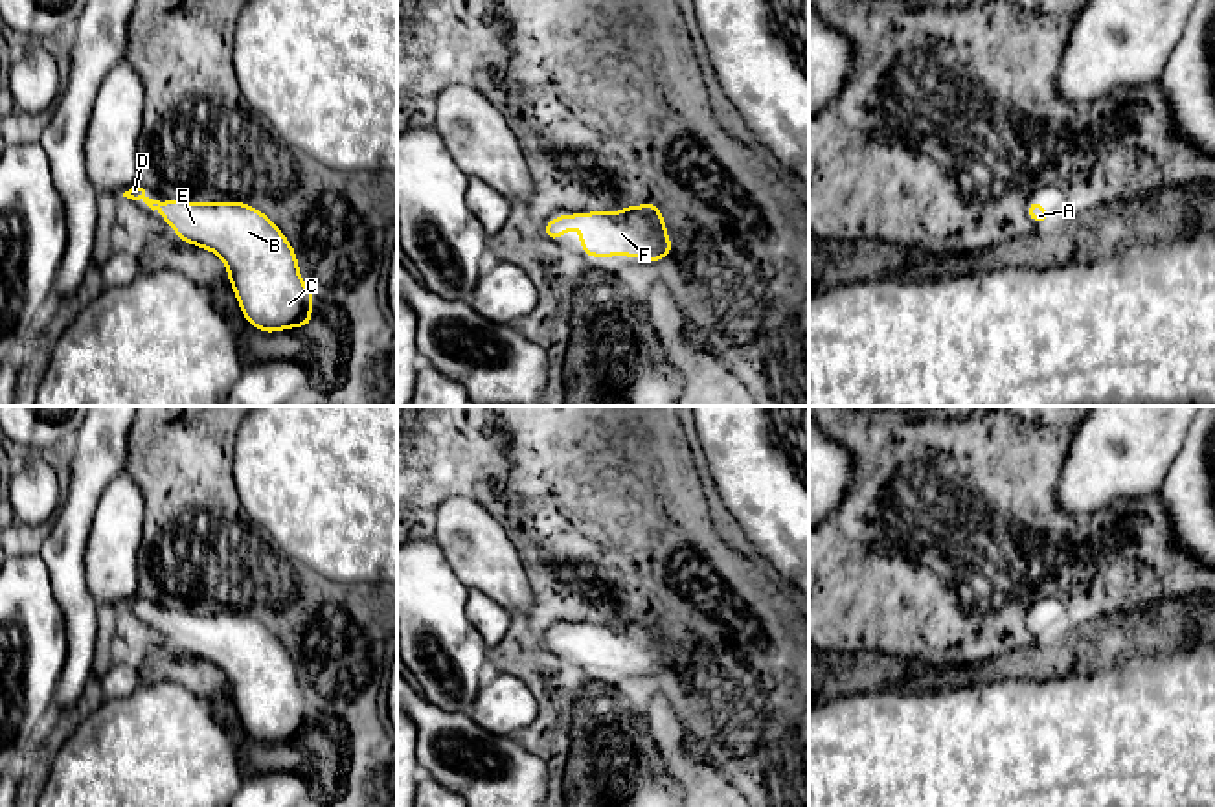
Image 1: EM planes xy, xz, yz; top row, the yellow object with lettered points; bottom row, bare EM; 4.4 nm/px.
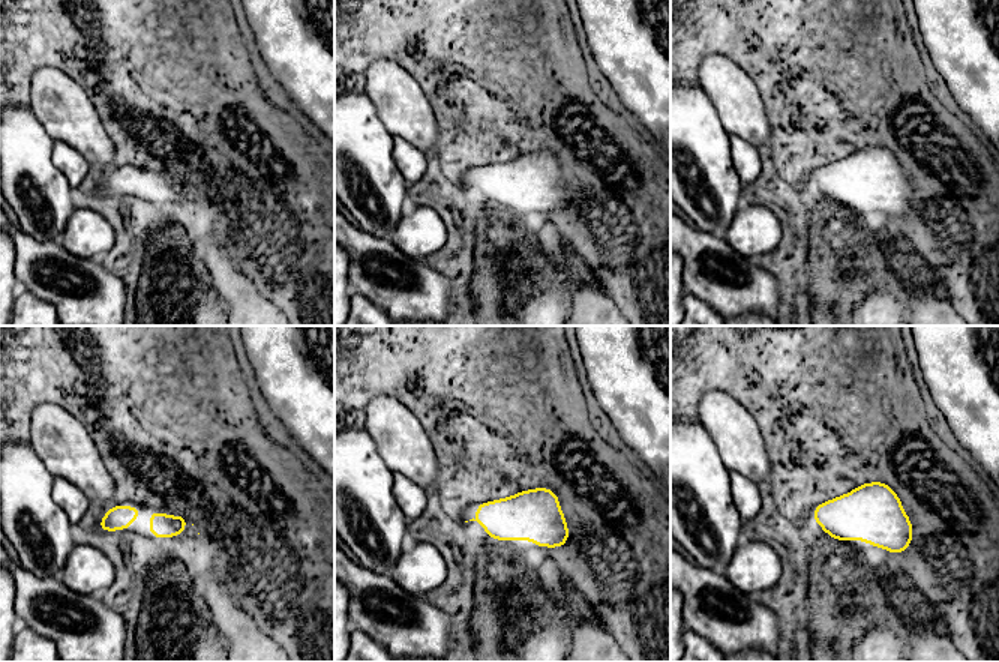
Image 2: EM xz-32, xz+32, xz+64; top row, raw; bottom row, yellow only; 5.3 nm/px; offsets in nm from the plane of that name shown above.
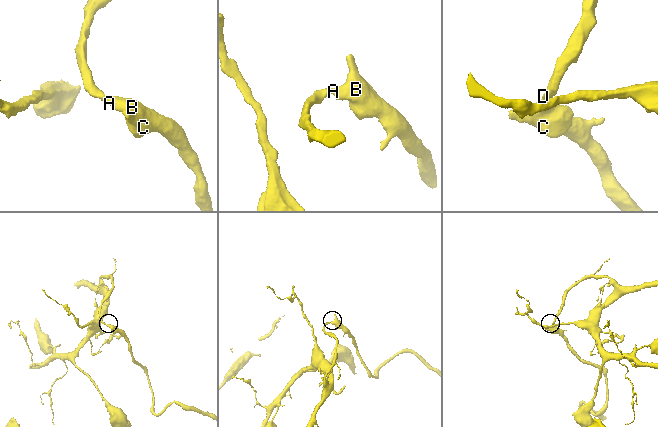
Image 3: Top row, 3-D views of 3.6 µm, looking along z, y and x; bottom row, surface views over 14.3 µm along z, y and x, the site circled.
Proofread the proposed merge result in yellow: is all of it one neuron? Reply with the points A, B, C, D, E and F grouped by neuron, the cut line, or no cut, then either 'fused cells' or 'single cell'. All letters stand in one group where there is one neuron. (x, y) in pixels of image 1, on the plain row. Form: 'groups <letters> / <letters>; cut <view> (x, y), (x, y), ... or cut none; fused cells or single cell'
groups A B C D E F; cut none; single cell

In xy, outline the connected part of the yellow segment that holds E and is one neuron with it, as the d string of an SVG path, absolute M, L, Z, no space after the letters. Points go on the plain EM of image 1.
M132 597L123 608L143 612L186 656L217 665L246 733L263 743L305 739L312 710L301 693L296 662L283 643L246 614L153 612Z

